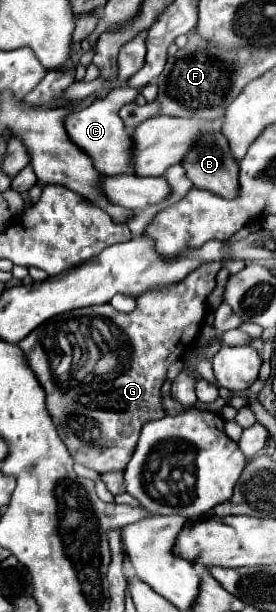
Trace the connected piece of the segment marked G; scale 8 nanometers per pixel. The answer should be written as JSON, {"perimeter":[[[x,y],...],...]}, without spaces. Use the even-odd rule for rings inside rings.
{"perimeter":[[[218,262],[202,264],[200,268],[190,272],[182,282],[162,288],[162,292],[150,290],[142,294],[138,298],[136,310],[132,310],[130,314],[122,314],[114,310],[110,304],[78,308],[46,320],[46,324],[40,324],[22,342],[18,342],[18,346],[26,352],[26,358],[36,378],[46,390],[46,406],[52,420],[58,426],[58,434],[78,464],[92,468],[98,474],[124,470],[134,452],[134,444],[138,442],[142,424],[166,416],[160,396],[160,388],[166,380],[166,370],[172,362],[187,354],[195,344],[200,324],[204,322],[206,316],[206,298],[216,284],[214,278],[220,266],[222,264]],[[100,358],[112,360],[116,366],[96,368]]]}

